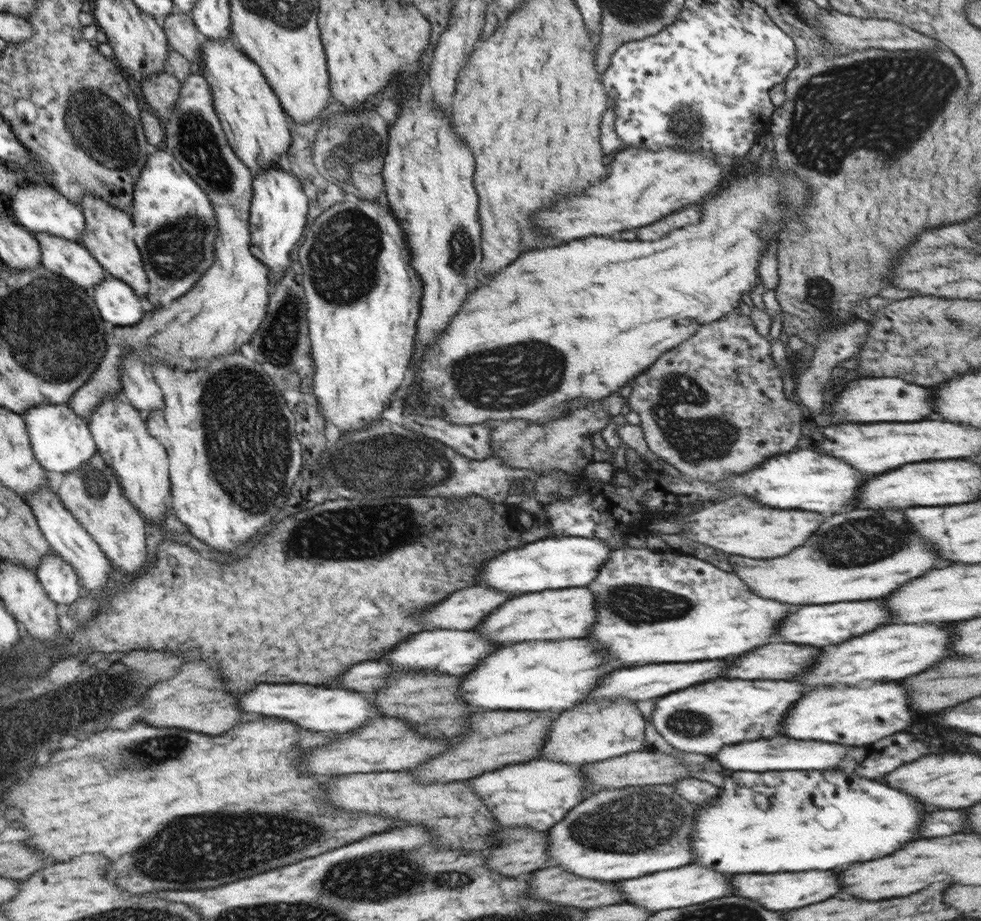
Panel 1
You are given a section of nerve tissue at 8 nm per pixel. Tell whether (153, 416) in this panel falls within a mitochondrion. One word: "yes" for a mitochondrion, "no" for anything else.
no

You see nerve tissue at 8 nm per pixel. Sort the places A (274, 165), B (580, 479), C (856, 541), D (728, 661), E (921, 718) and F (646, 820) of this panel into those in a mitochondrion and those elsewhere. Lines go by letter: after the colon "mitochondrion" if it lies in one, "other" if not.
A: other
B: other
C: mitochondrion
D: other
E: other
F: mitochondrion

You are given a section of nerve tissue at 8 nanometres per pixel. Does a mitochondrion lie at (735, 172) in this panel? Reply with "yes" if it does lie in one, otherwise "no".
no

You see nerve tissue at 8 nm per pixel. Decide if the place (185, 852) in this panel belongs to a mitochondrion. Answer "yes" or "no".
yes

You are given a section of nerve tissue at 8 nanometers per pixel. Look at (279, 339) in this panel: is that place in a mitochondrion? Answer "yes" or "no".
yes

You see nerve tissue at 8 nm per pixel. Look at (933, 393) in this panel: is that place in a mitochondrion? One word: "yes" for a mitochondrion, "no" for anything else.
no

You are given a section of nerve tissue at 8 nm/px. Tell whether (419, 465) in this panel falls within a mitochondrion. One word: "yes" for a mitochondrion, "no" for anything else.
yes

